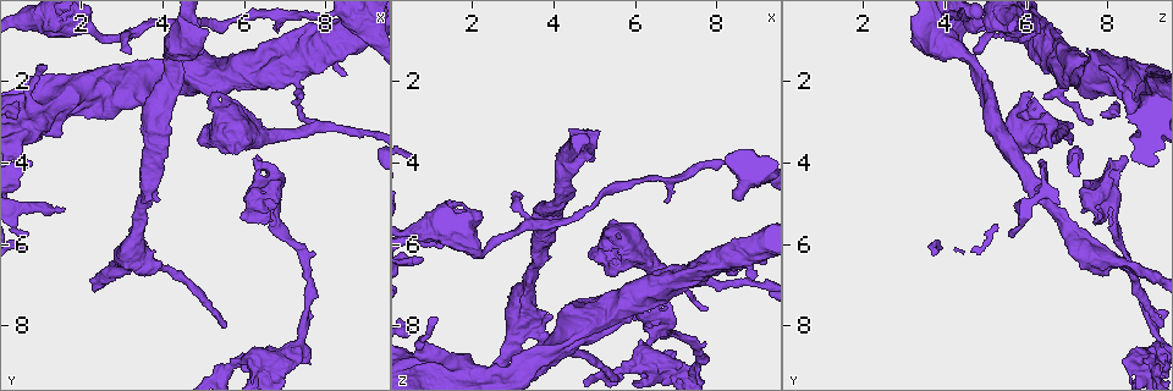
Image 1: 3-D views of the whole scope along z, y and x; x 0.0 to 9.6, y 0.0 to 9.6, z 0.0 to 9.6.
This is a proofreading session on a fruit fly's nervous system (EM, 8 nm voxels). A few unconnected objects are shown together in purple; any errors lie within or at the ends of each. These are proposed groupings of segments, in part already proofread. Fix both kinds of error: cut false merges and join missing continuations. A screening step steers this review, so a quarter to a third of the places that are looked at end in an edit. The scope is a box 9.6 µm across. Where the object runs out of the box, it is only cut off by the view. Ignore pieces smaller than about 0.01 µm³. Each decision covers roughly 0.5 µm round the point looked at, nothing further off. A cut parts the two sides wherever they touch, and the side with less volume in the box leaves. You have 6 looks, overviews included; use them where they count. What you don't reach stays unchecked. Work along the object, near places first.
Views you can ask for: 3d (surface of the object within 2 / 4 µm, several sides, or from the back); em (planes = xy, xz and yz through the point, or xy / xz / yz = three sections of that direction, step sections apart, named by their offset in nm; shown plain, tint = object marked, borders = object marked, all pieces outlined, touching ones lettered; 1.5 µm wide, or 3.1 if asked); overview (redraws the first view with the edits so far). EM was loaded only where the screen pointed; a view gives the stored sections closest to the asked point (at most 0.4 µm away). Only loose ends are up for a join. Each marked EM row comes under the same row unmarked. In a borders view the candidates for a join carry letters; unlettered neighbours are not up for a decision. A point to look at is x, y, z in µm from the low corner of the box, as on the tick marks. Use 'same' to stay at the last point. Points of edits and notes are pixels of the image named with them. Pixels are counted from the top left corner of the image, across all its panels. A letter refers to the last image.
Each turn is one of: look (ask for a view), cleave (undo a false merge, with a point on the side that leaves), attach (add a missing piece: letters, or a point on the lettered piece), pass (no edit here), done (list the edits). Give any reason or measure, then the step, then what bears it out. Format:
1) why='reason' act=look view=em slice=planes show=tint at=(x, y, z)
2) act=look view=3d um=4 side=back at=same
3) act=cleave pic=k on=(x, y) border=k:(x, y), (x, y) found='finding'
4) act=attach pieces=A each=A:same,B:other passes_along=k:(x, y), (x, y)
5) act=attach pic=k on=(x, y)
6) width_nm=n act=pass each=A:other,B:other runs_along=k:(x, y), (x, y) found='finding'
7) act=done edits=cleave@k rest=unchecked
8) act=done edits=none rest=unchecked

why='calibre changes' act=look view=3d um=4 at=(3.85, 2.40, 5.10)

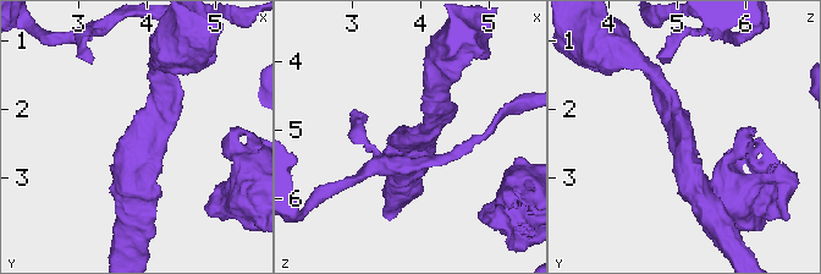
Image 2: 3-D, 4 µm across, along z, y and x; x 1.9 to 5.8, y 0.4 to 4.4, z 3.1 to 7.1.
arm_widths_nm=190,420 why='shape alone is not enough' act=look view=em slice=planes show=borders at=(3.90, 2.50, 5.10)

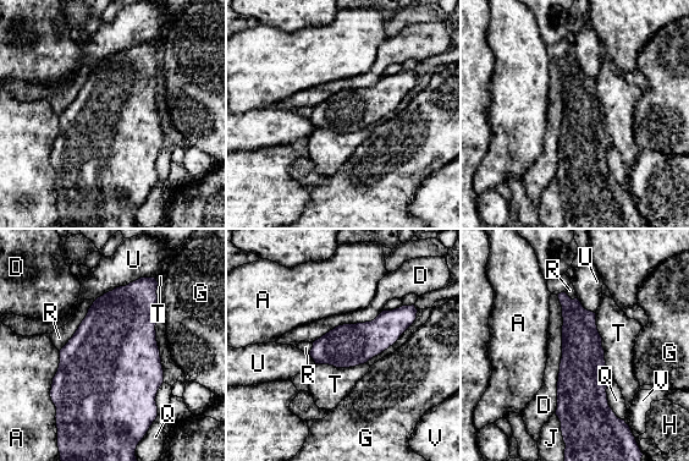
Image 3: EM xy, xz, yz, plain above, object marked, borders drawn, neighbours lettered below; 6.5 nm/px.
longest_contact=D:800nm act=pass each=A:other,D:other,G:other,H:other,J:other,Q:other,R:other,T:other,U:other,V:other found='one cell here'

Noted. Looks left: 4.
why='thin end' act=look view=3d um=4 at=(0.80, 4.05, 6.30)

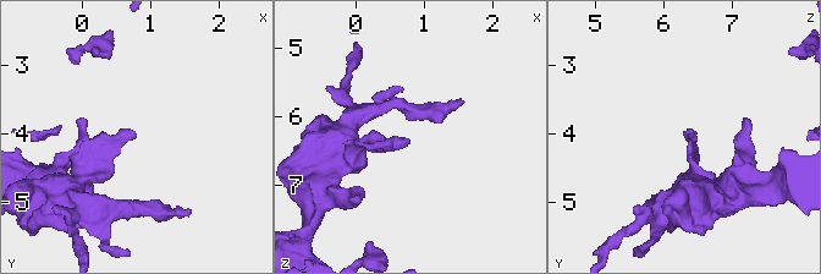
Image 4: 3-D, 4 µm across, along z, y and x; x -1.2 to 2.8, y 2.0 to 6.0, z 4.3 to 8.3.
why='now the EM' act=look view=em slice=yz step=4 show=borders at=(0.80, 4.05, 6.35)

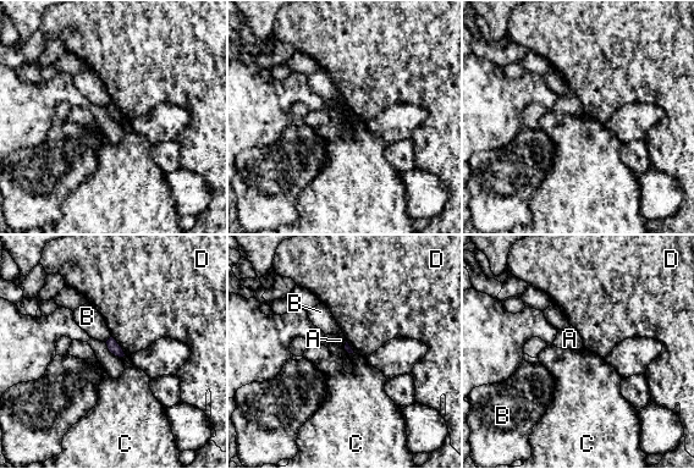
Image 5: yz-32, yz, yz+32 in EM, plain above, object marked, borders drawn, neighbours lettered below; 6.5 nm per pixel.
why='cut it another way' act=look view=em slice=planes show=borders at=same

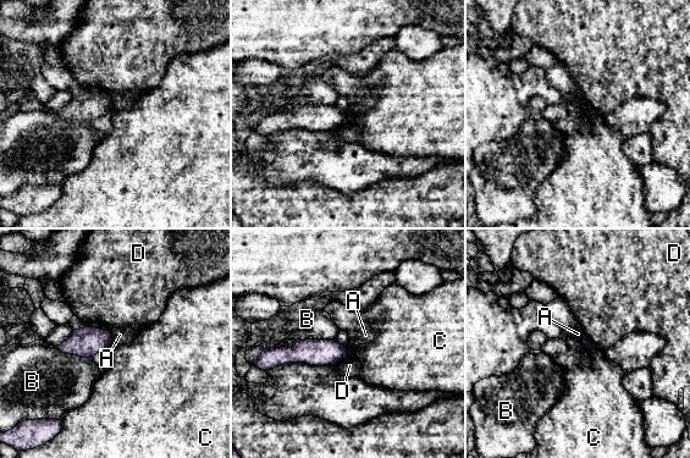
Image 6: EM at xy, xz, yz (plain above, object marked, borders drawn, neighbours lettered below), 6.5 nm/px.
act=pass each=A:other,B:other,C:other,D:other runs_along=6:(343, 349), (336, 352), (275, 352) found='no lettered piece goes on from it'

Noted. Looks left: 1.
why='thick end' act=look view=em um=3.1 slice=planes show=borders at=(4.30, 1.25, 7.40)

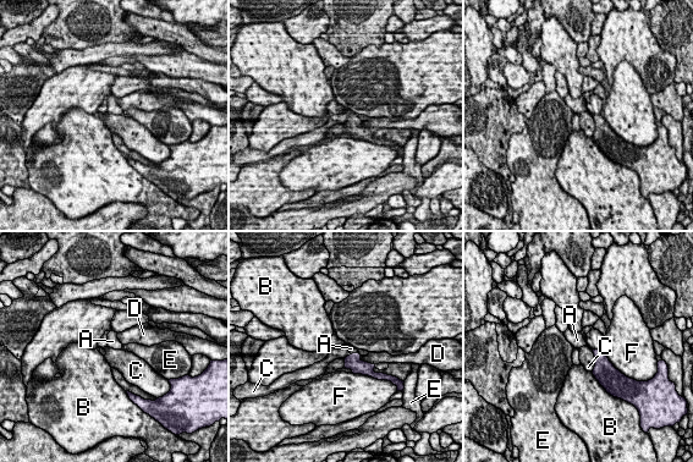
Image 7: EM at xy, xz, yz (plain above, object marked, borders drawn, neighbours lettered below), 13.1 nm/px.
act=attach pieces=A each=A:same,B:other,C:other,D:other,E:other,F:other passes_along=7:(352, 362), (355, 353), (351, 348) found='the cell continues'

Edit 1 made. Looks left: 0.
act=done edits=attach@7 rest=unchecked

